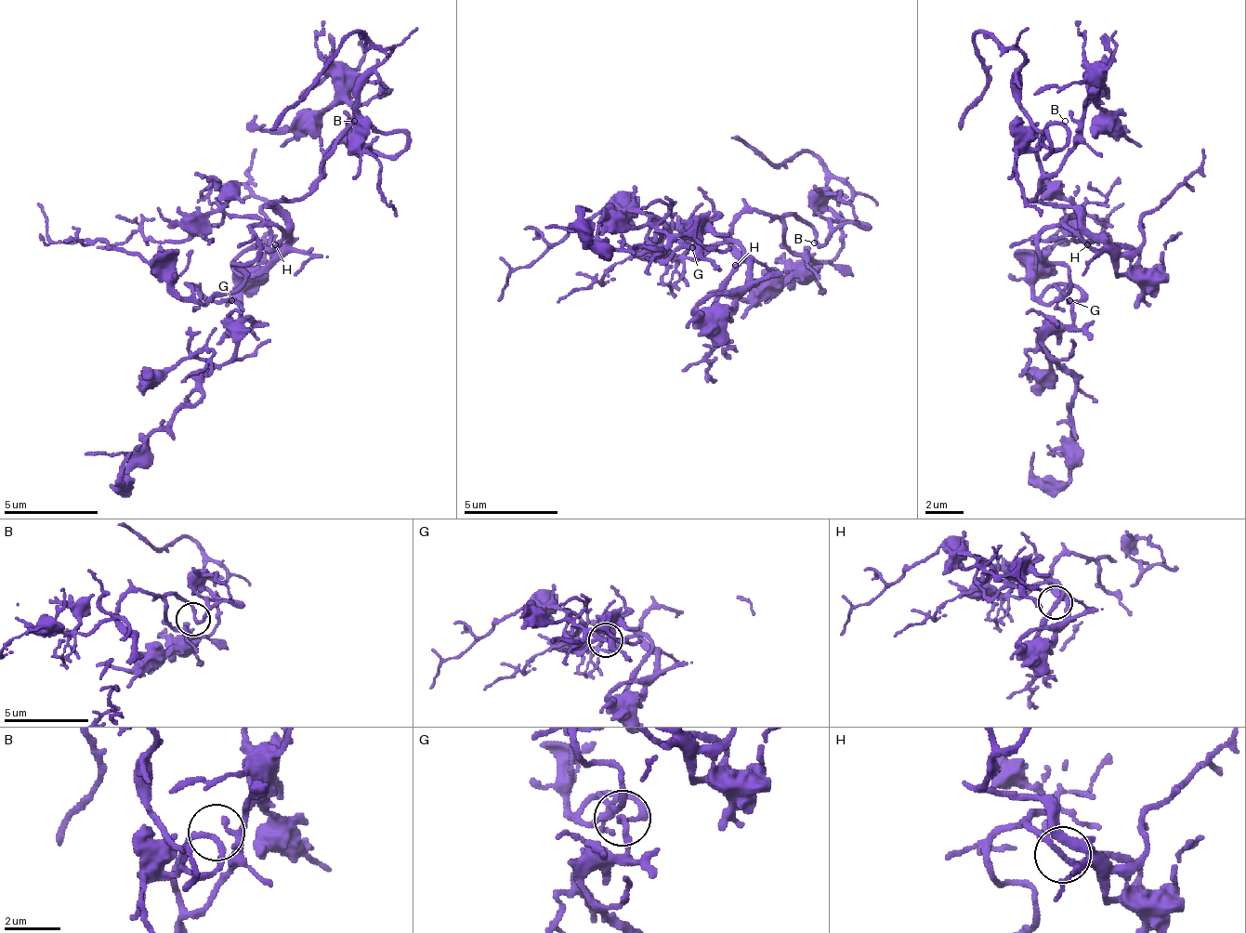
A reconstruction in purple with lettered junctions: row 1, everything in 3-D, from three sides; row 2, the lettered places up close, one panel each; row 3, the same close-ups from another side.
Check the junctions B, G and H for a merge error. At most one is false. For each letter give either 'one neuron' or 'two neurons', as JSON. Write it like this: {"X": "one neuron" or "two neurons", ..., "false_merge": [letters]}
{"B": "one neuron", "G": "one neuron", "H": "one neuron", "false_merge": []}

